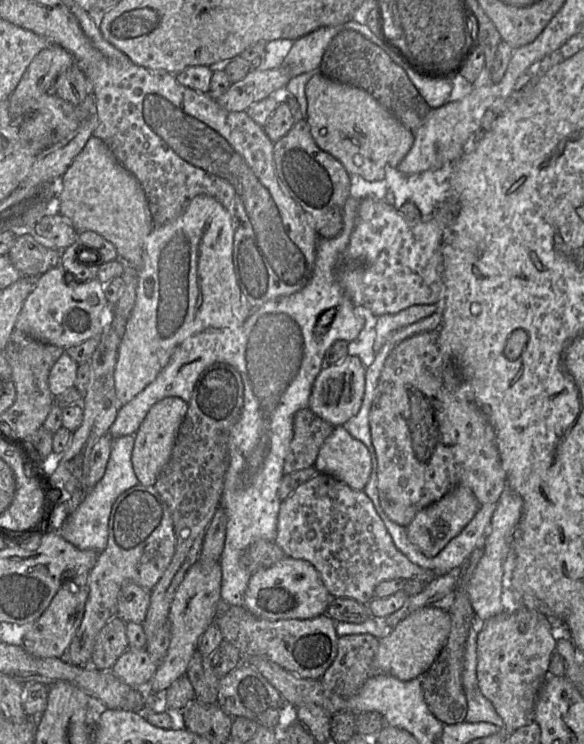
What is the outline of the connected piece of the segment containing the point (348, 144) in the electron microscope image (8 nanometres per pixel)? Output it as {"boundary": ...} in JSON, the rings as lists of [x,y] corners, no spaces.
{"boundary":[[[316,73],[305,88],[307,122],[317,146],[339,160],[349,175],[381,182],[386,168],[397,168],[414,143],[414,134],[365,90]]]}

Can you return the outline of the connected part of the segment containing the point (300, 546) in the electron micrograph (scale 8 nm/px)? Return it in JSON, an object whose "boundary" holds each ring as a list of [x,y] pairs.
{"boundary":[[[316,473],[281,501],[274,542],[286,557],[311,563],[334,598],[352,598],[362,604],[368,604],[380,582],[404,579],[427,583],[436,577],[431,570],[412,563],[396,548],[372,501],[363,490],[354,490],[325,473]]]}

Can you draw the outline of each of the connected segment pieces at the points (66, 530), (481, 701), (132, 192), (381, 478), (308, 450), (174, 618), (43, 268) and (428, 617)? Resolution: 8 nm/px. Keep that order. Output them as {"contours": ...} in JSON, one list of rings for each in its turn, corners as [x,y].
{"contours":[[[[126,435],[113,439],[110,456],[102,478],[89,490],[78,508],[67,515],[62,526],[58,530],[55,530],[65,540],[79,549],[90,549],[101,553],[106,548],[109,517],[114,502],[119,495],[139,483],[131,460],[134,439],[134,435]]],[[[480,622],[472,625],[465,645],[464,669],[462,685],[467,700],[465,722],[488,722],[504,728],[502,718],[496,712],[493,704],[482,693],[477,681],[477,635],[480,631]]],[[[91,136],[58,181],[56,204],[51,211],[64,216],[77,232],[93,231],[111,242],[119,258],[138,272],[143,265],[143,244],[154,227],[145,192],[115,158],[109,146]]],[[[438,330],[406,338],[391,350],[375,390],[369,425],[377,459],[380,505],[390,520],[403,527],[407,527],[421,509],[458,486],[469,488],[480,505],[497,503],[507,487],[493,426],[477,405],[454,362],[443,350]]],[[[309,408],[298,410],[293,417],[293,437],[284,460],[284,475],[314,467],[319,450],[333,429]]],[[[197,560],[186,572],[170,604],[168,624],[170,644],[164,660],[157,666],[153,678],[147,685],[148,691],[156,694],[165,690],[178,678],[186,674],[189,662],[197,650],[202,634],[217,617],[217,604],[221,599],[221,567],[219,561]]],[[[26,234],[17,236],[7,256],[22,275],[38,278],[60,264],[61,251],[47,248]]],[[[423,607],[400,621],[392,632],[379,639],[375,656],[375,676],[388,674],[401,681],[420,677],[434,662],[444,646],[451,629],[448,611],[436,607]]]]}

